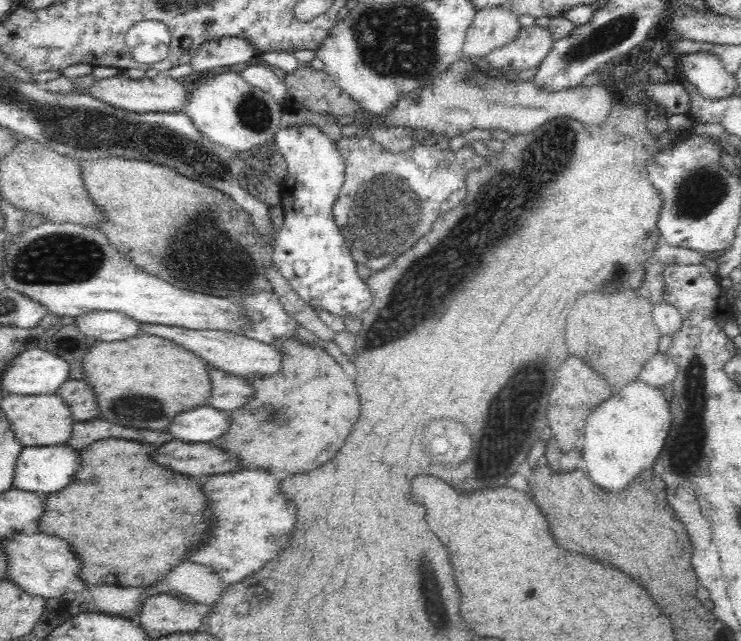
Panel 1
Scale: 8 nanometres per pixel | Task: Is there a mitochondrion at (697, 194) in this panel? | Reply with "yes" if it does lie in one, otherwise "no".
yes

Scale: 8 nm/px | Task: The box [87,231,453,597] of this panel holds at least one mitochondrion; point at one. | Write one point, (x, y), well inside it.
(138, 407)

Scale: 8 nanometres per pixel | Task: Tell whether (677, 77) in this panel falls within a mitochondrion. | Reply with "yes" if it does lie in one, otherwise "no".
no

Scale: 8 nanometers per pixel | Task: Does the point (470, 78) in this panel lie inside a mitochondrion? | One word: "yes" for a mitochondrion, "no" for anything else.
yes

